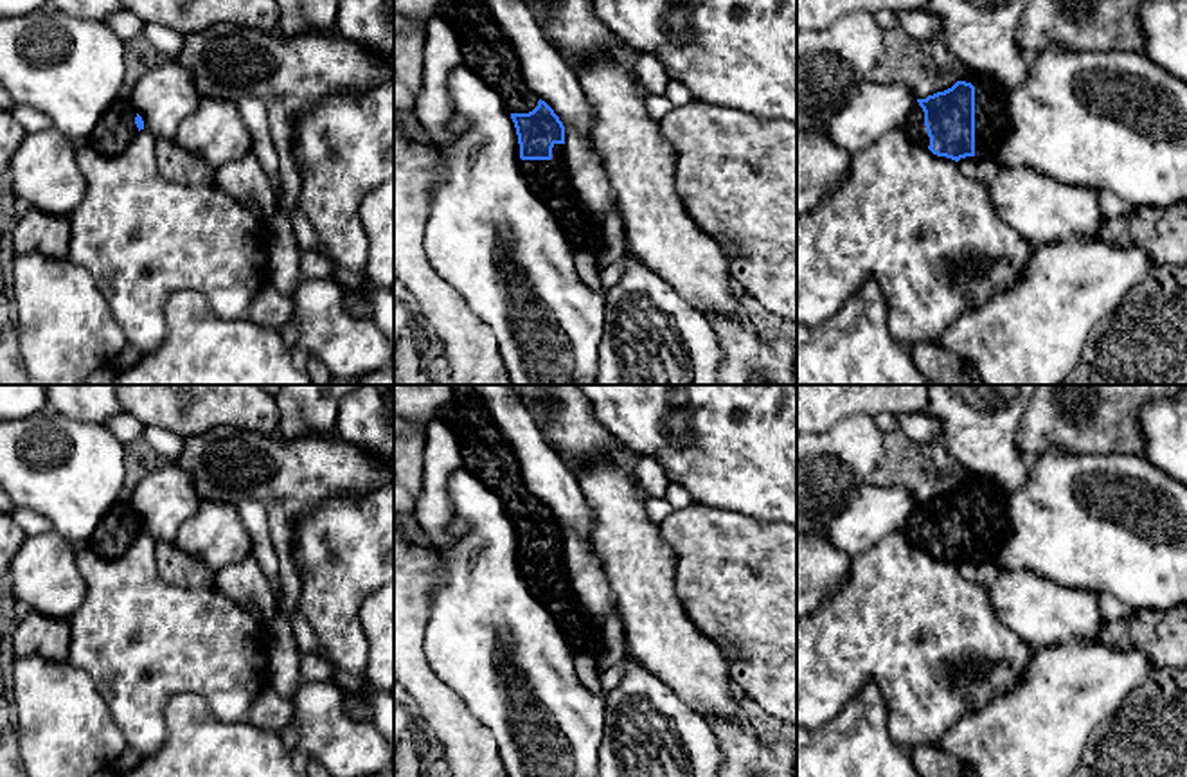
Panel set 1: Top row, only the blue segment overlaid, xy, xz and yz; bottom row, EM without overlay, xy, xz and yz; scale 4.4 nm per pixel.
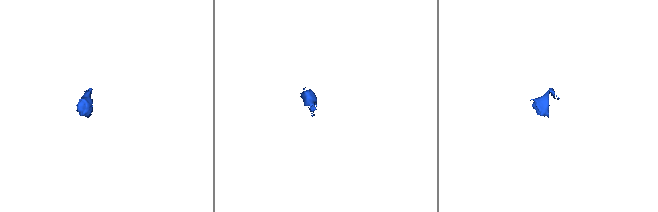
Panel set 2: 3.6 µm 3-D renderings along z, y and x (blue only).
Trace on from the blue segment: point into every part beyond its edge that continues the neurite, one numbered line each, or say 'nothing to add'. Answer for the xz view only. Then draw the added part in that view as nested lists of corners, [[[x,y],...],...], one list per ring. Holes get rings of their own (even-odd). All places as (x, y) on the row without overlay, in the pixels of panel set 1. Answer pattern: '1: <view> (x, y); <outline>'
1: xz (486, 454); [[[455,397],[453,412],[442,421],[468,437],[464,468],[498,493],[509,516],[529,516],[538,509],[540,502],[527,489],[516,455],[498,433],[487,406]]]
2: xz (547, 581); [[[516,547],[516,567],[534,599],[552,615],[568,648],[585,648],[599,656],[602,628],[594,626],[581,612],[565,570],[565,547],[554,547],[550,563],[522,563]]]

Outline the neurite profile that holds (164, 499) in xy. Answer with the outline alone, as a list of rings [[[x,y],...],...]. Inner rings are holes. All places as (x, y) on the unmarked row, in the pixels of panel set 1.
[[[174,462],[149,469],[129,500],[131,509],[144,523],[144,532],[164,541],[174,541],[182,523],[201,504],[189,473]]]

